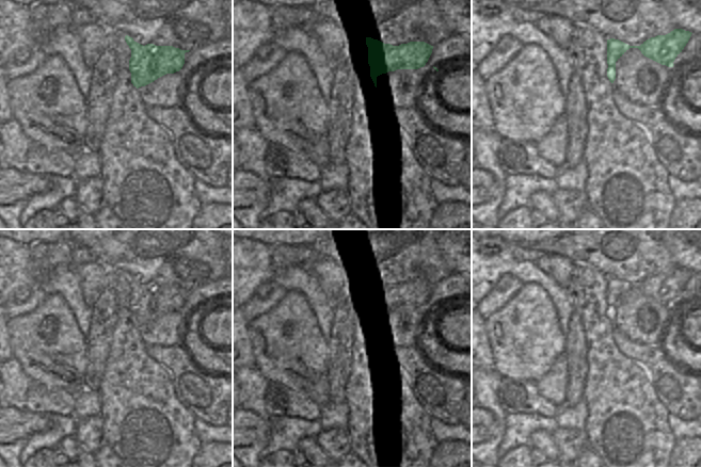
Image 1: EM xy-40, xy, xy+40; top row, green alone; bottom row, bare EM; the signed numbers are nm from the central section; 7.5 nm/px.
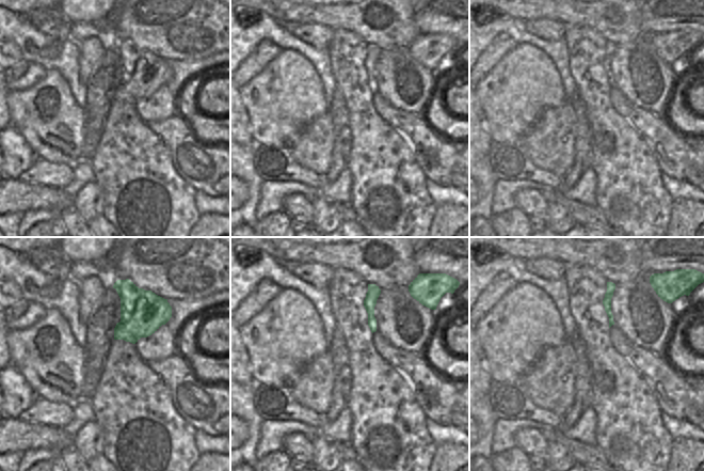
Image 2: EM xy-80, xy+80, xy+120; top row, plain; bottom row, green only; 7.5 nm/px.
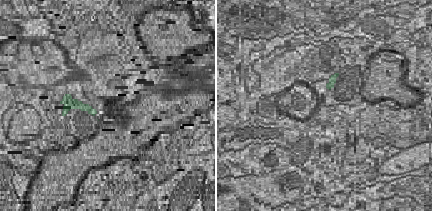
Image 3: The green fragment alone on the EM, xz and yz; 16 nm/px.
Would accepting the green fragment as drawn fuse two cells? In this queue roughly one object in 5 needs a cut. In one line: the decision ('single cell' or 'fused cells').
single cell

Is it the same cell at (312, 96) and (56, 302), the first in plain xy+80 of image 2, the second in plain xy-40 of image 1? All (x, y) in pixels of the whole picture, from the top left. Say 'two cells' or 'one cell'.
one cell

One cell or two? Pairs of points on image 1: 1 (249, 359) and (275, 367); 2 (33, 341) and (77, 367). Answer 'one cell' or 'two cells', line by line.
1: two cells
2: one cell

